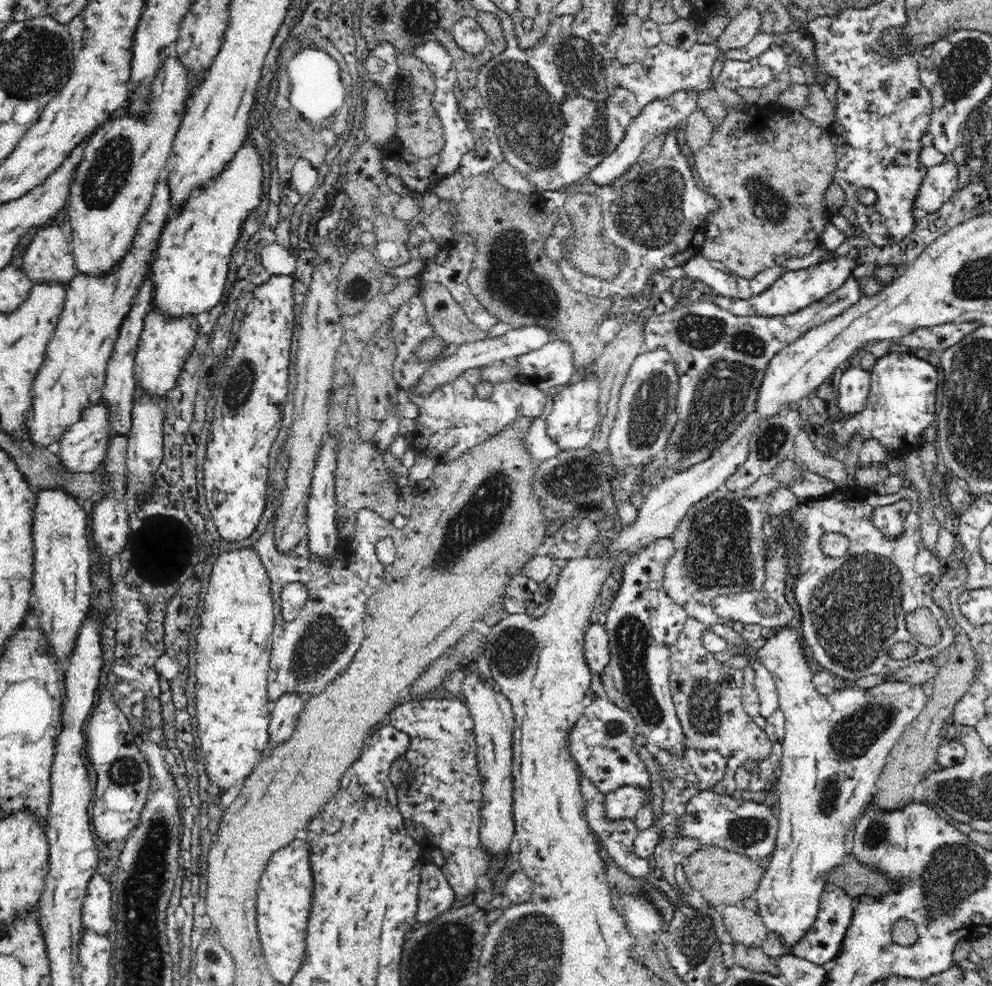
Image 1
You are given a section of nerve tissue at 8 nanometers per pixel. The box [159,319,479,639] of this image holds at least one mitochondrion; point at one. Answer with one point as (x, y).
(240, 387)

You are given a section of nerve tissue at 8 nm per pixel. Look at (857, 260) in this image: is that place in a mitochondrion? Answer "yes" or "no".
no

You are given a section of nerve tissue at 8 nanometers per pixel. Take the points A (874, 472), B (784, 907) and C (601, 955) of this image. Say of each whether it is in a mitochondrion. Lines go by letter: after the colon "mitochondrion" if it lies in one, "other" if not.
A: other
B: other
C: other

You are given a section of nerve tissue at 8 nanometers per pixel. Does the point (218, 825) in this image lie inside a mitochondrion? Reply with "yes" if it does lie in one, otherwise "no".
no

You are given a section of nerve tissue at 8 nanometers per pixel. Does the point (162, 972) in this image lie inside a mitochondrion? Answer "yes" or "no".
no

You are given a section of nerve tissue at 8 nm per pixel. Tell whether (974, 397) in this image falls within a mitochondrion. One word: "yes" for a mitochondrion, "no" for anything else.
yes

